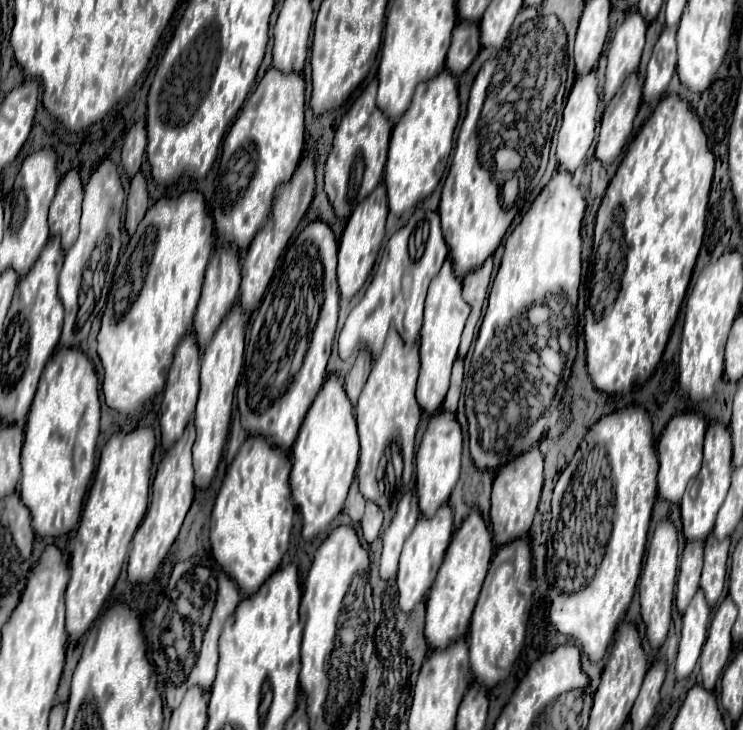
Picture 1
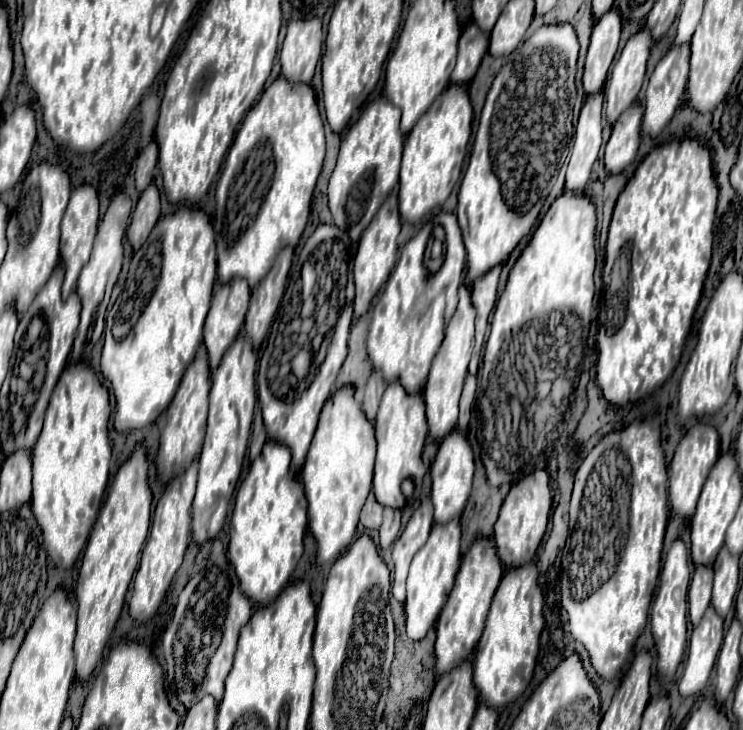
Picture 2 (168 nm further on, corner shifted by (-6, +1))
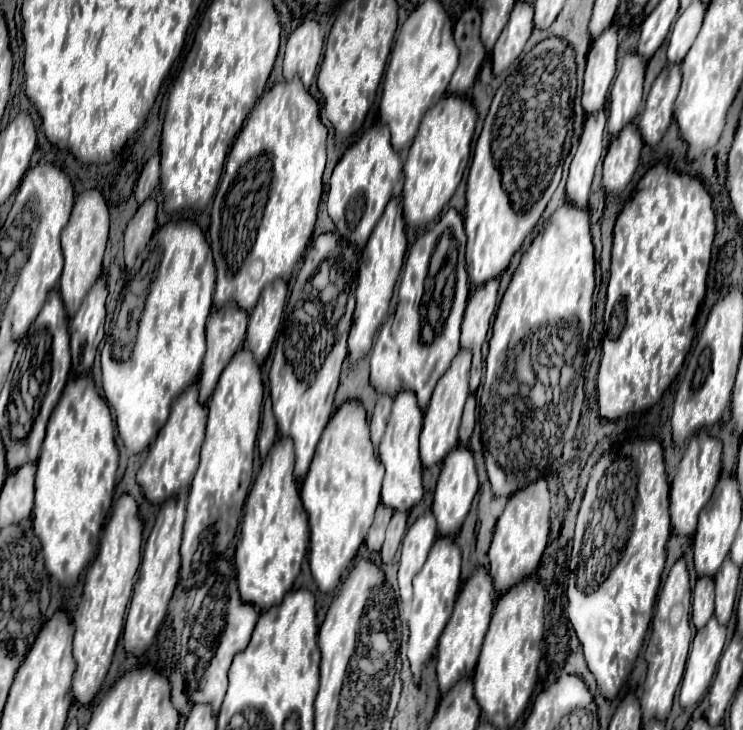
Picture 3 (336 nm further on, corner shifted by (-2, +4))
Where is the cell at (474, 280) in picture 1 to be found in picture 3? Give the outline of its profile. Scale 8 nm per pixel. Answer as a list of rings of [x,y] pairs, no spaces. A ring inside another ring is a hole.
[[[498,279],[488,281],[482,289],[476,289],[468,299],[468,307],[462,321],[462,349],[472,353],[470,369],[470,393],[476,393],[482,379],[482,347],[490,329],[490,319],[498,305]]]

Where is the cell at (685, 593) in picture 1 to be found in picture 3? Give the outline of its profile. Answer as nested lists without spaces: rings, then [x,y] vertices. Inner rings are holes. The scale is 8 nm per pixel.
[[[700,577],[694,587],[692,597],[692,623],[702,629],[706,621],[714,615],[714,581],[710,577]]]

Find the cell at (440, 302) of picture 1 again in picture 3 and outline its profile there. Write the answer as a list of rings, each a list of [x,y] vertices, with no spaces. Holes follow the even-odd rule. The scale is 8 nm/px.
[[[460,349],[454,357],[450,369],[440,377],[432,401],[424,415],[424,429],[420,435],[420,457],[424,467],[434,467],[444,461],[444,457],[458,445],[458,425],[462,417],[462,409],[468,397],[468,379],[470,379],[470,353],[466,349]]]

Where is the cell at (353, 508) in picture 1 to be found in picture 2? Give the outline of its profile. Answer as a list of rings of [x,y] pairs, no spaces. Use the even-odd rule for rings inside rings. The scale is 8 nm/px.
[[[370,494],[366,498],[366,504],[362,506],[362,512],[360,512],[360,524],[364,528],[370,528],[370,530],[376,530],[382,522],[382,506],[376,502],[376,498]]]

